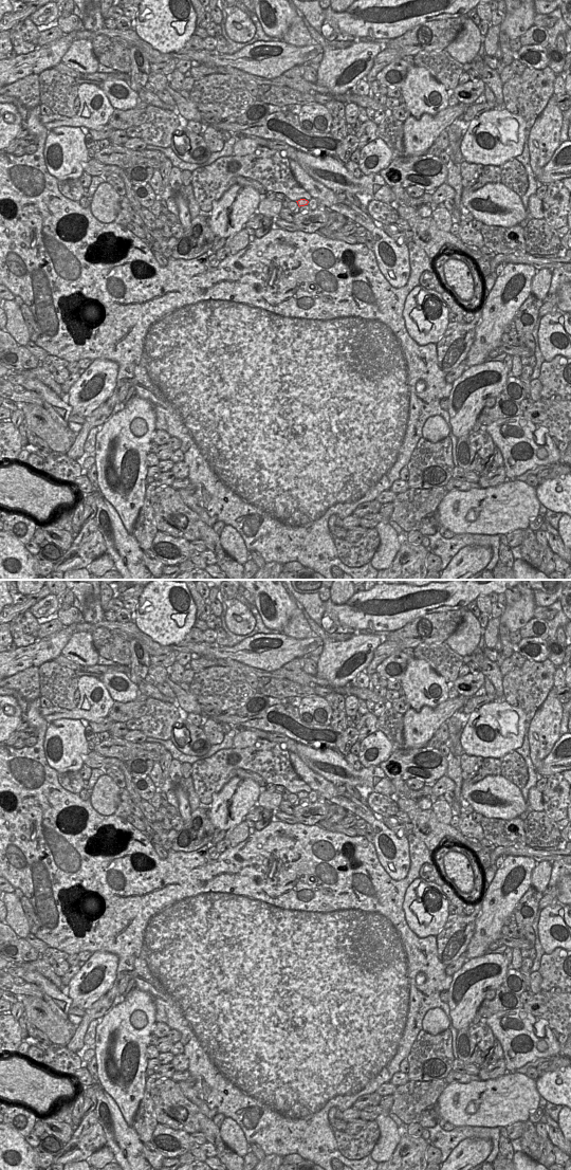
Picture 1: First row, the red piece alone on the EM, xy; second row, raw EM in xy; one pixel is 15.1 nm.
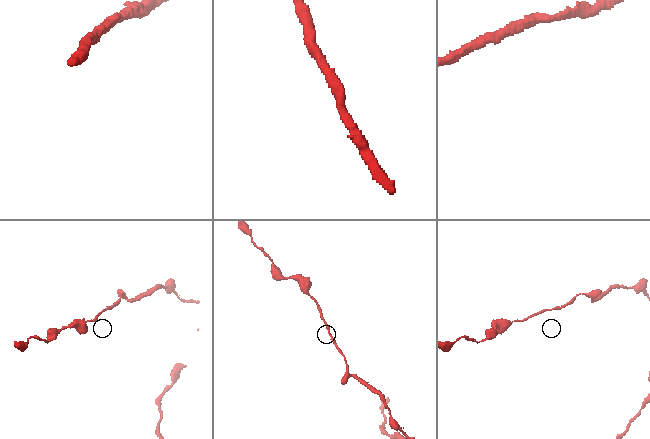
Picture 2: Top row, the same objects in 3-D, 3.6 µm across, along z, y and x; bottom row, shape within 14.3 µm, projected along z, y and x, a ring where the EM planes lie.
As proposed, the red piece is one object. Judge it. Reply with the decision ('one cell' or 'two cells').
one cell

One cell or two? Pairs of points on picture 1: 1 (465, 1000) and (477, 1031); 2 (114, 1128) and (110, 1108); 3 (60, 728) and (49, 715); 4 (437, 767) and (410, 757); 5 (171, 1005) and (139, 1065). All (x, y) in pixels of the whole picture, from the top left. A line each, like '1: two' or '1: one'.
1: two
2: one
3: two
4: one
5: two

